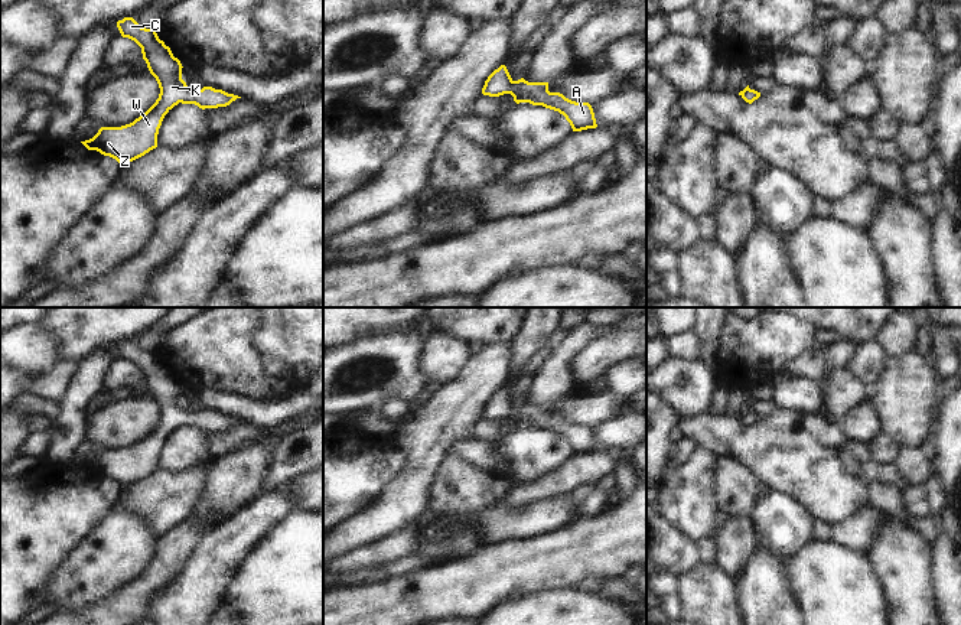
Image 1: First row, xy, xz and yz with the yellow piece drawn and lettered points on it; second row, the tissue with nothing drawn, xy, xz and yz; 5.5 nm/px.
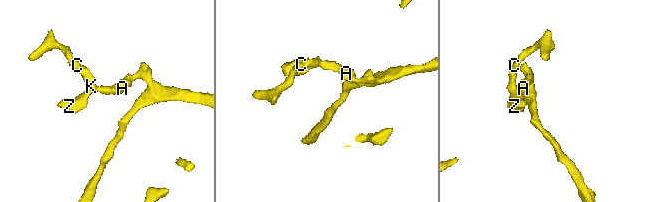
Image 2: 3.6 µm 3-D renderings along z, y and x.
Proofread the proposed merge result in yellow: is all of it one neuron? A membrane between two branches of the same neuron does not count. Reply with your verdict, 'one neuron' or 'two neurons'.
one neuron

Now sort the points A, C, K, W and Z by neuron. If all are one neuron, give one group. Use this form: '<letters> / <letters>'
A C K W Z

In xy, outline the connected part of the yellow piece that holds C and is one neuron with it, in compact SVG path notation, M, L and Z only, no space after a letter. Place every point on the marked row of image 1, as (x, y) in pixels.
M133 17L118 20L117 27L123 38L134 40L141 48L143 59L156 78L160 94L156 102L133 123L121 127L101 127L92 139L81 141L88 150L97 150L126 166L157 147L162 121L179 102L195 104L205 110L227 107L241 98L212 87L189 88L182 79L180 61L159 39L156 29L141 27Z

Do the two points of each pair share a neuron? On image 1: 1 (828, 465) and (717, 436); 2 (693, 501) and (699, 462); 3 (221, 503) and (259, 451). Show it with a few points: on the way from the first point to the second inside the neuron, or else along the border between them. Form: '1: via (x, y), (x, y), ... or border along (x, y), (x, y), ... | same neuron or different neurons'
1: via (801, 453), (745, 443) | same neuron
2: via (693, 491), (696, 472) | same neuron
3: via (227, 490), (250, 464) | same neuron

